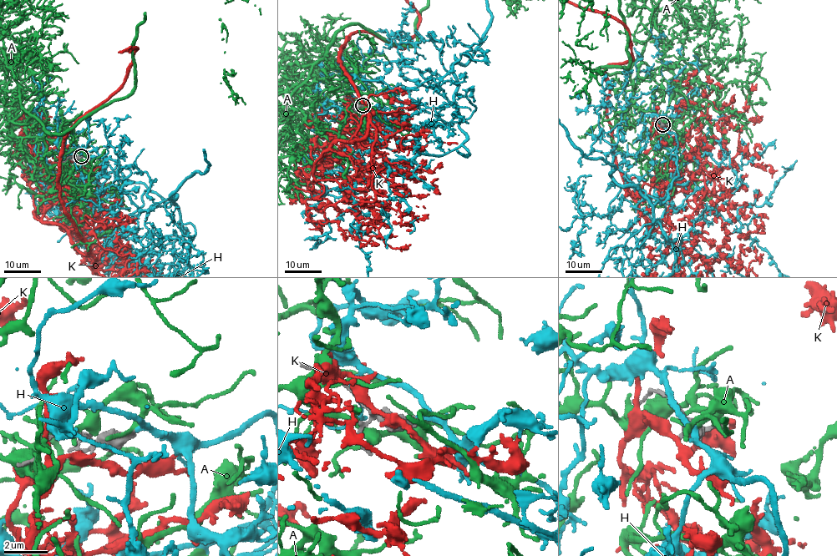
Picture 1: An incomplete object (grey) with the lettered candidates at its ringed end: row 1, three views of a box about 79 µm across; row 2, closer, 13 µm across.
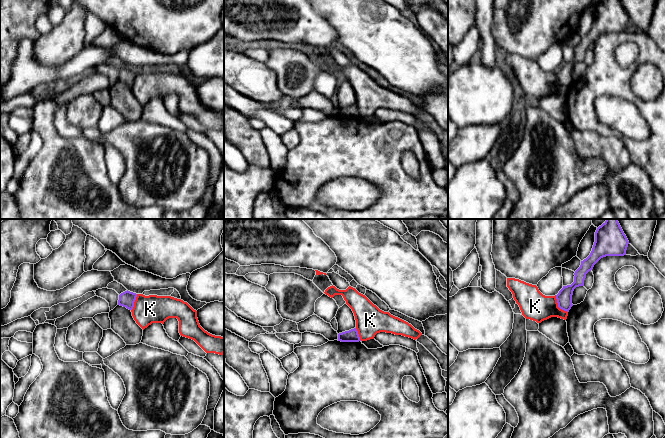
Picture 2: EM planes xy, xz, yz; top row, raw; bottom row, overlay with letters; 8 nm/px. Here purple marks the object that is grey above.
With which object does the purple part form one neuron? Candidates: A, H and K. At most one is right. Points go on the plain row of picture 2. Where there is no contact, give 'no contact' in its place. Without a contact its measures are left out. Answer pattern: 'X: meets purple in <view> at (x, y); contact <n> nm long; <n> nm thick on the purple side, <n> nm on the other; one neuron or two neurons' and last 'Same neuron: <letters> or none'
A: no contact; two neurons
H: no contact; one neuron
K: meets purple in yz at (558, 81); contact 170 nm long; 130 nm thick on the purple side, 220 nm on the other; two neurons
Same neuron: H

